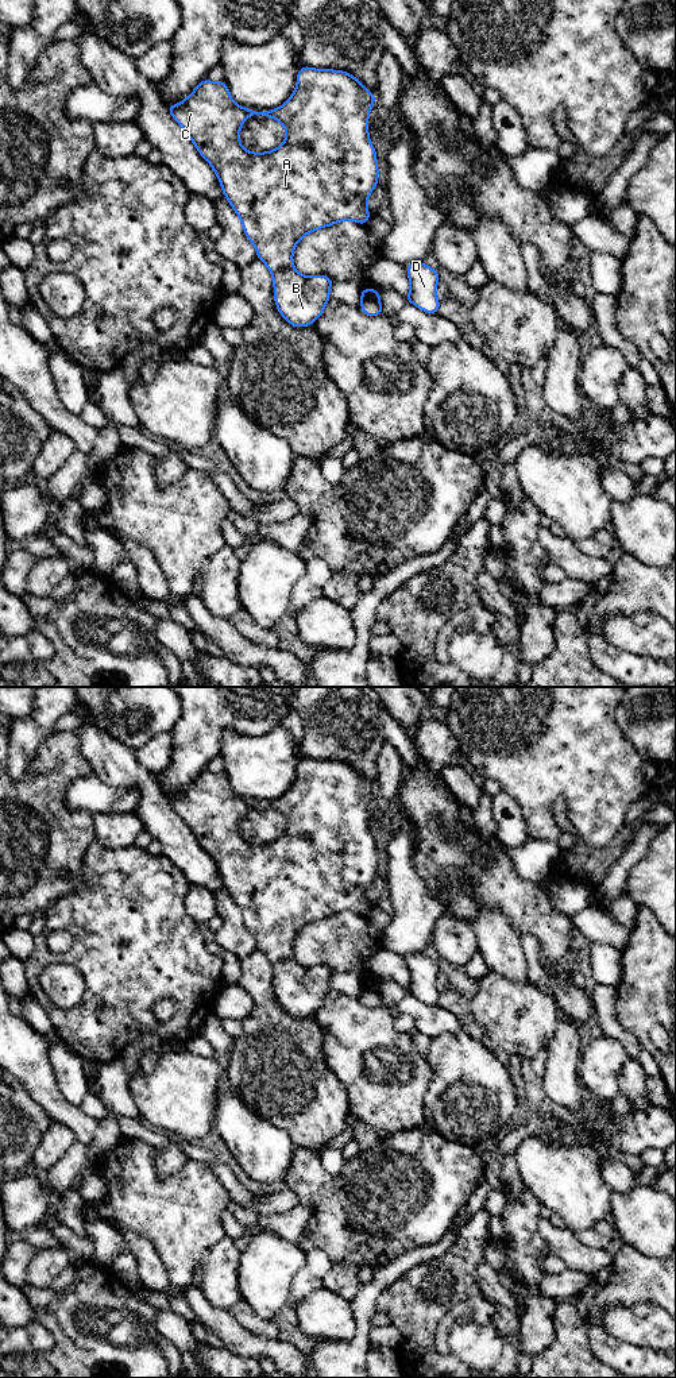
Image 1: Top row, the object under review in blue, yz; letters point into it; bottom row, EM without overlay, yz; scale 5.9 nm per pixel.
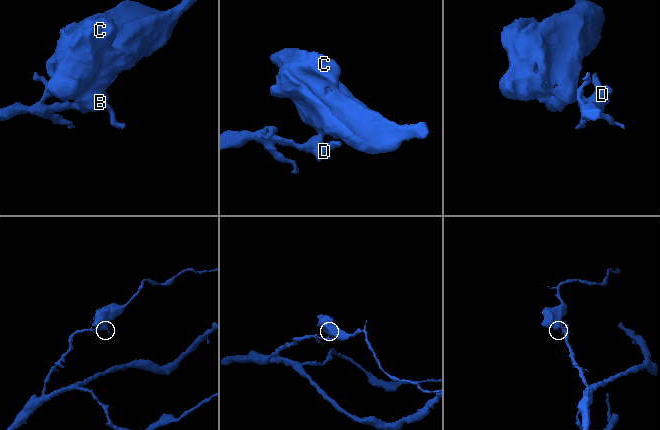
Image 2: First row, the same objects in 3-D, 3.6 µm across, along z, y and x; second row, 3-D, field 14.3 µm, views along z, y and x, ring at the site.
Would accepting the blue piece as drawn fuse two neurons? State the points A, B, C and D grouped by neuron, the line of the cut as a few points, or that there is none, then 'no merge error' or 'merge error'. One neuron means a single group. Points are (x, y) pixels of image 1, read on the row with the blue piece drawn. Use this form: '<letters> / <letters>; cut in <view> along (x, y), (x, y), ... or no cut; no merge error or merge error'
A B C / D; cut in yz along (362, 300), (378, 301); merge error

